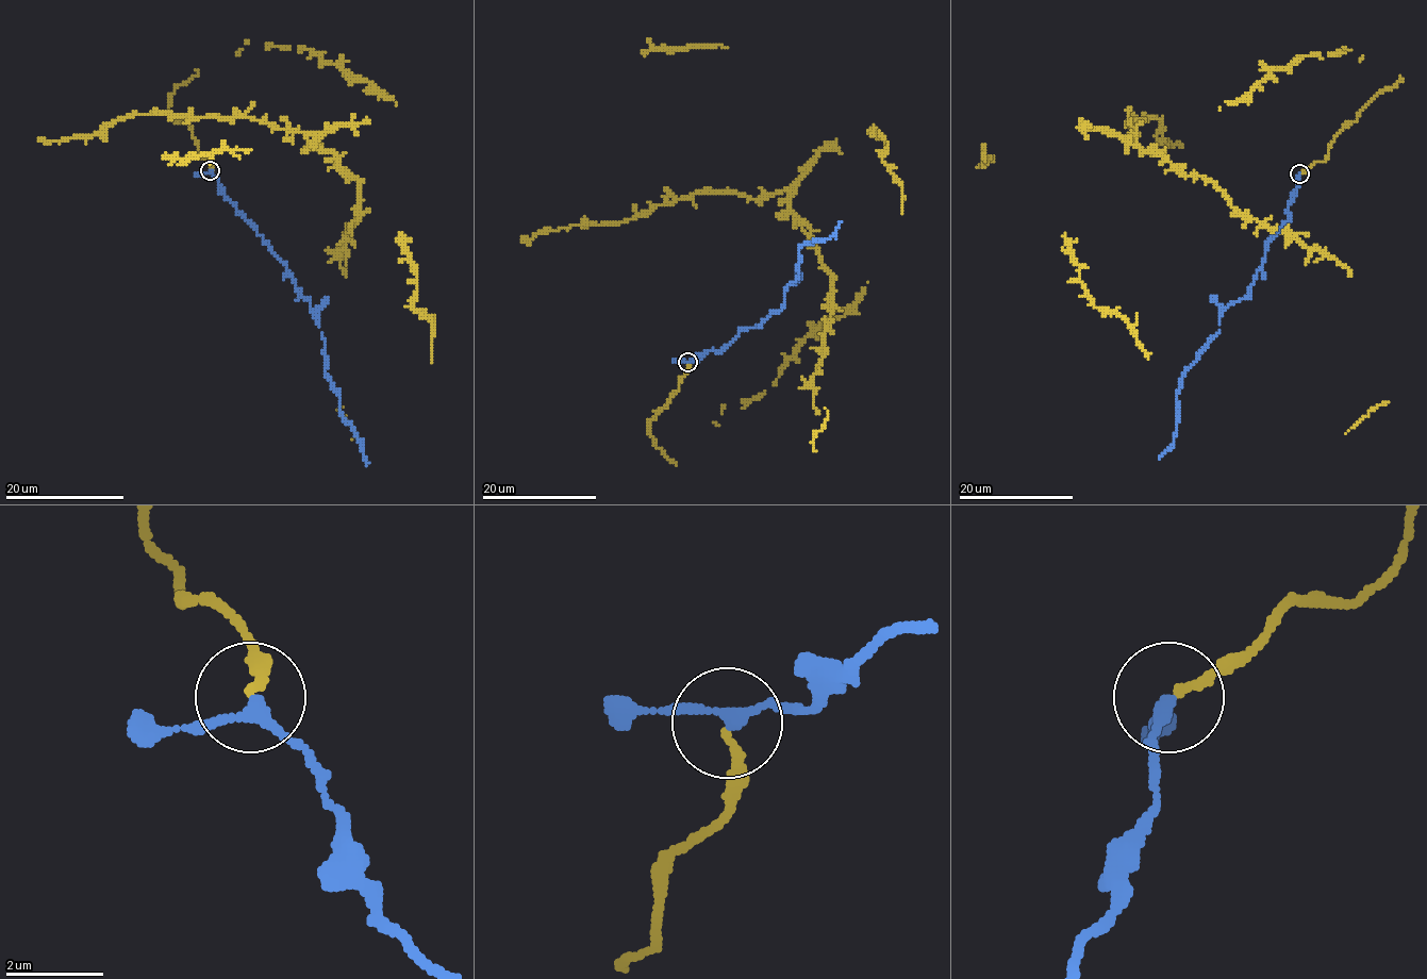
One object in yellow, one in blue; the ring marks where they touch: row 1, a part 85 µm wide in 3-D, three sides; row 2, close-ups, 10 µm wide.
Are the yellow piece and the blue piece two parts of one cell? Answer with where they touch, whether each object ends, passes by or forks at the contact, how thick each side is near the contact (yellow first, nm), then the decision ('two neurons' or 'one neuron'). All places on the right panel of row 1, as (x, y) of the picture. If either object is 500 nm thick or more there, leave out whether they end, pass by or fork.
at (1299, 173); yellow ends there; blue passes by; 170 nm thick on the yellow side, 240 nm on the other; one neuron

